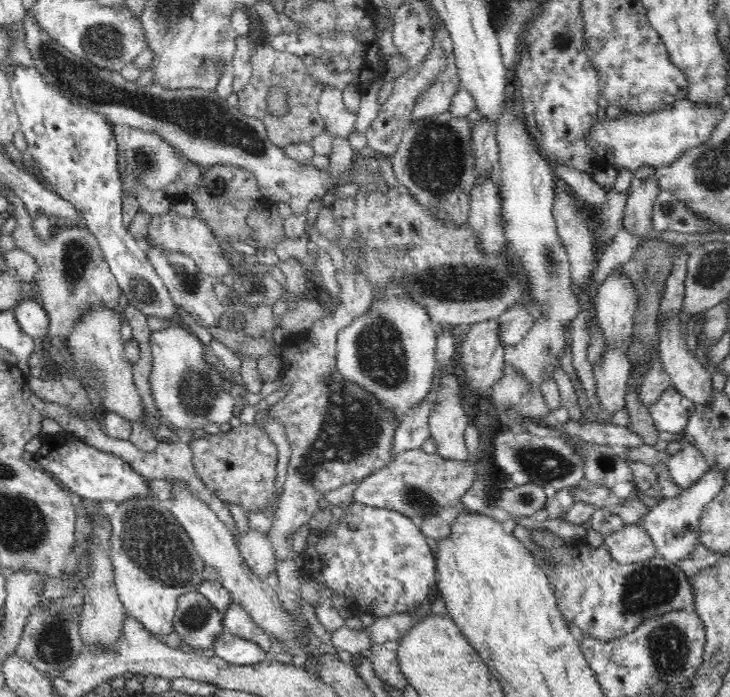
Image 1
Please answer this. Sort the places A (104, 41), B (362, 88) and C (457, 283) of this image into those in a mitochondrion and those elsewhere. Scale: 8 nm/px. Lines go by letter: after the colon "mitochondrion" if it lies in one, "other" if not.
A: mitochondrion
B: other
C: mitochondrion

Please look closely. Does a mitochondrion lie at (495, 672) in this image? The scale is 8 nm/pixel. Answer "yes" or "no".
no

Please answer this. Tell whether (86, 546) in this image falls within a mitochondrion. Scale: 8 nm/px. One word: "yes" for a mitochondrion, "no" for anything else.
yes

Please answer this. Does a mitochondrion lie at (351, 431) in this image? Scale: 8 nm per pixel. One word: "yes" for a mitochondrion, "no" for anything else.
yes

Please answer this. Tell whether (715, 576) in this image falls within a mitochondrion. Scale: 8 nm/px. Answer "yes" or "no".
no

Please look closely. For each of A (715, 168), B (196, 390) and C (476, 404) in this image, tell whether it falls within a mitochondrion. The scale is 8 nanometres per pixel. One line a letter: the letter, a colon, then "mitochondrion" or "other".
A: mitochondrion
B: mitochondrion
C: other

